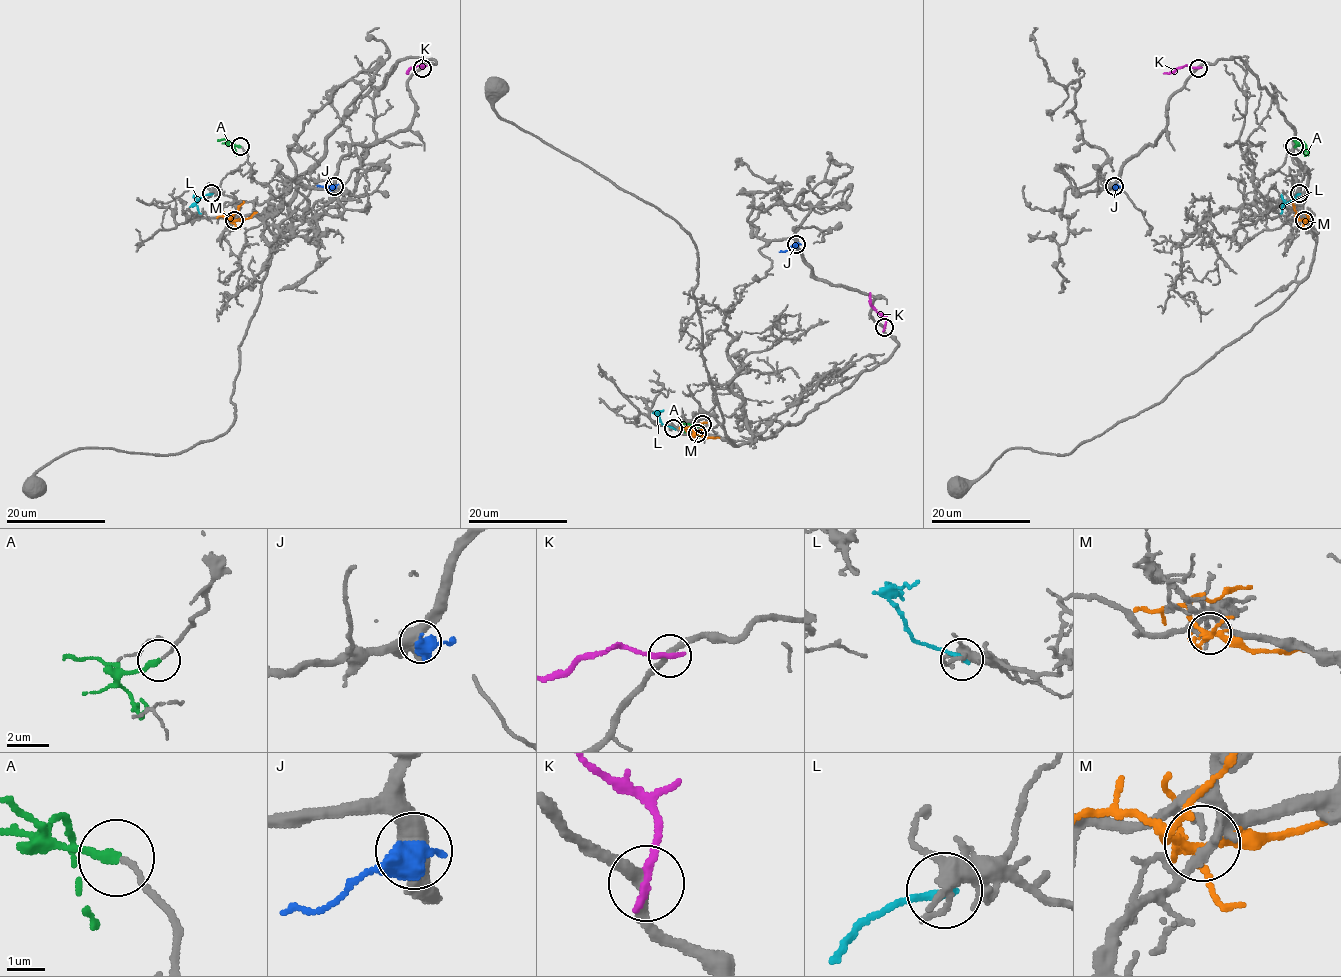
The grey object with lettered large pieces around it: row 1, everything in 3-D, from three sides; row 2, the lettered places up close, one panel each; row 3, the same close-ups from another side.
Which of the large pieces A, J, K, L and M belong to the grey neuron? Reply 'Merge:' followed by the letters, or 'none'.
Merge: A

